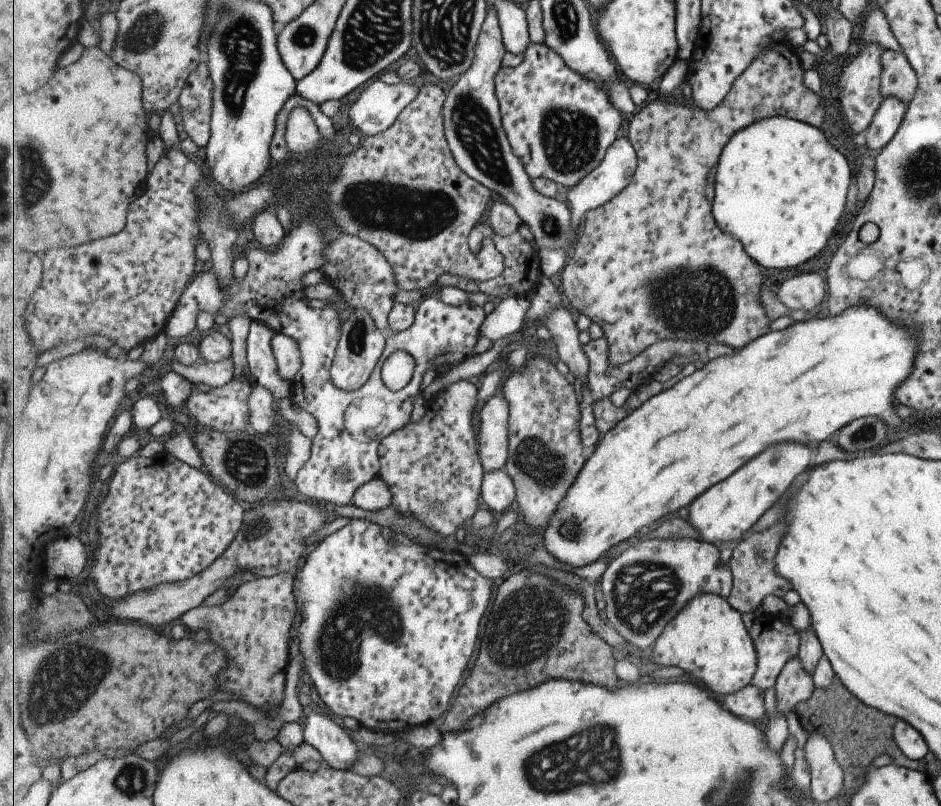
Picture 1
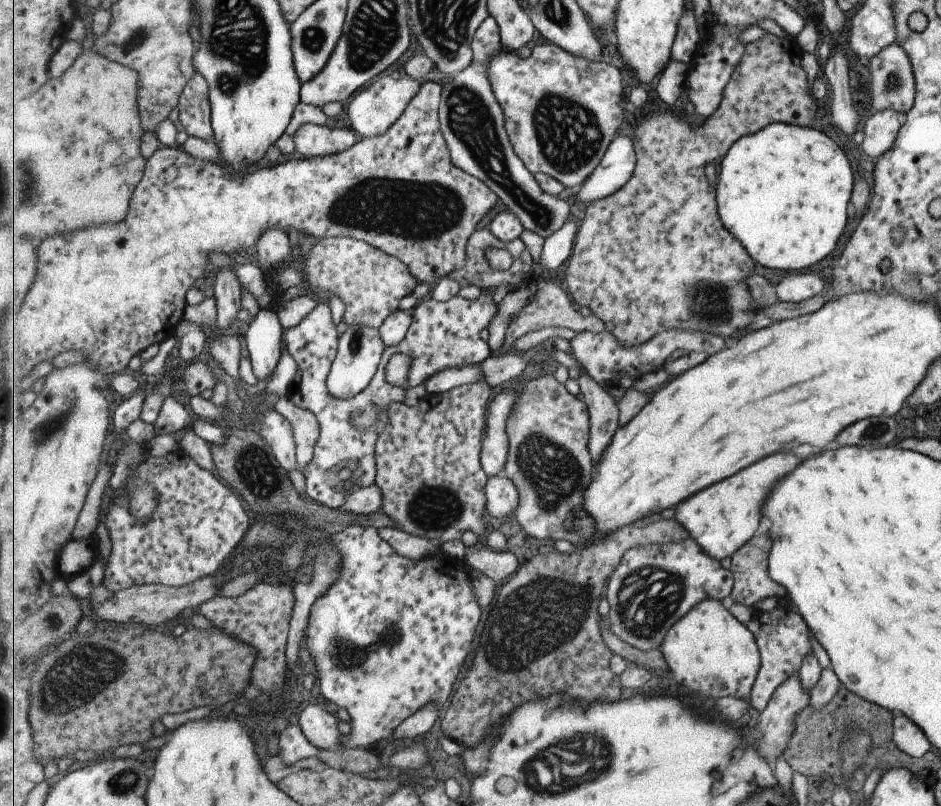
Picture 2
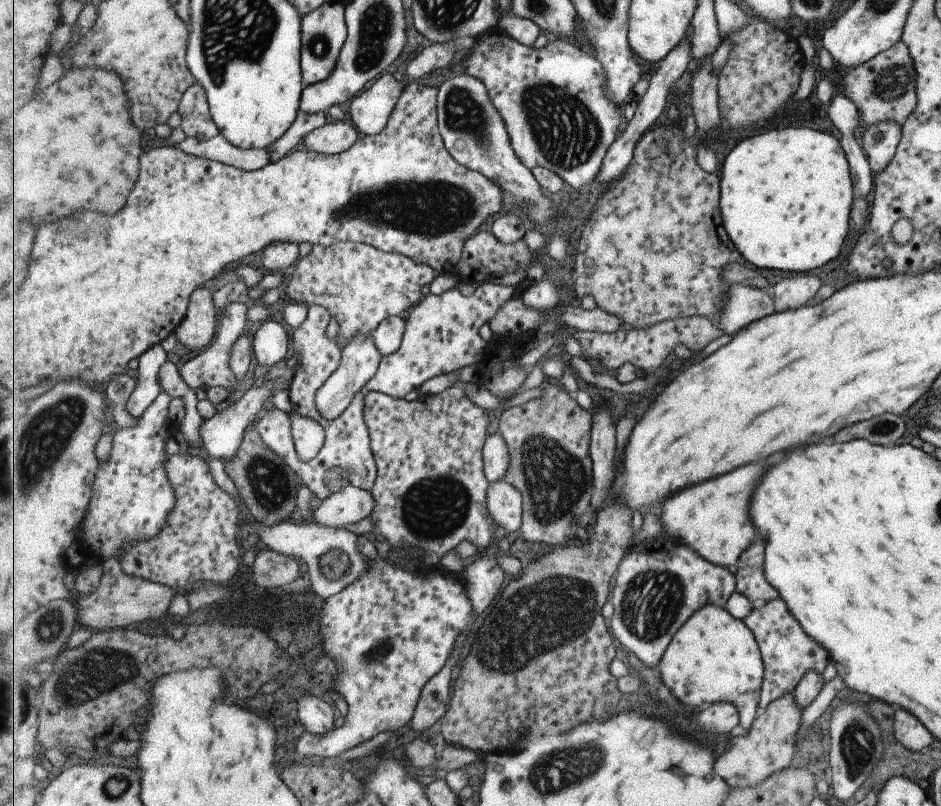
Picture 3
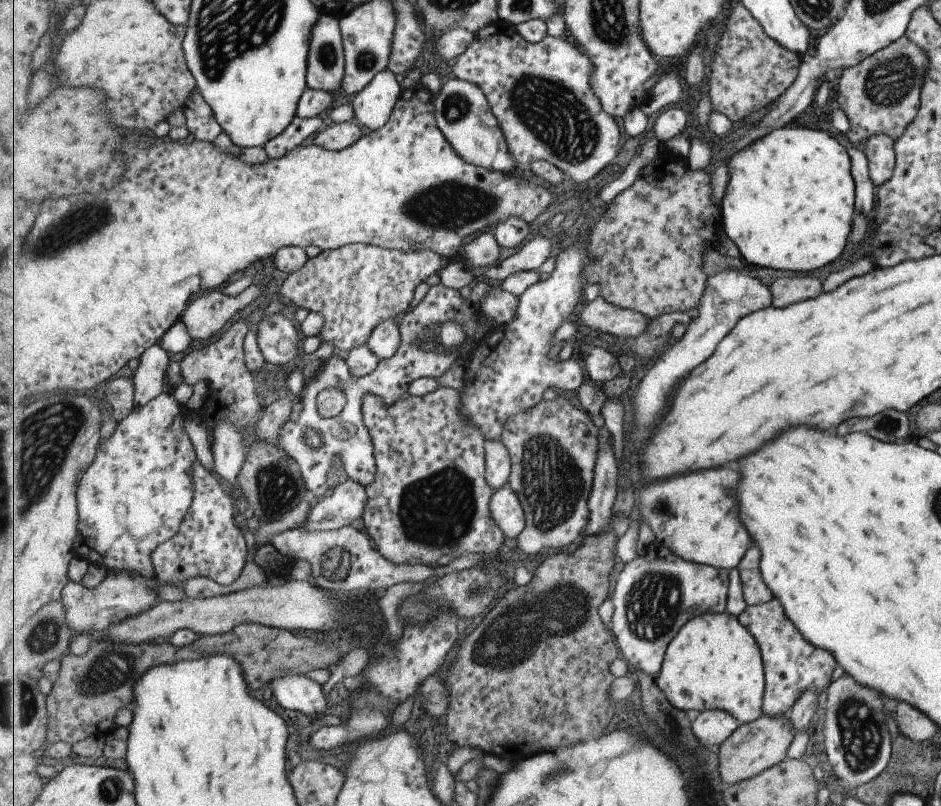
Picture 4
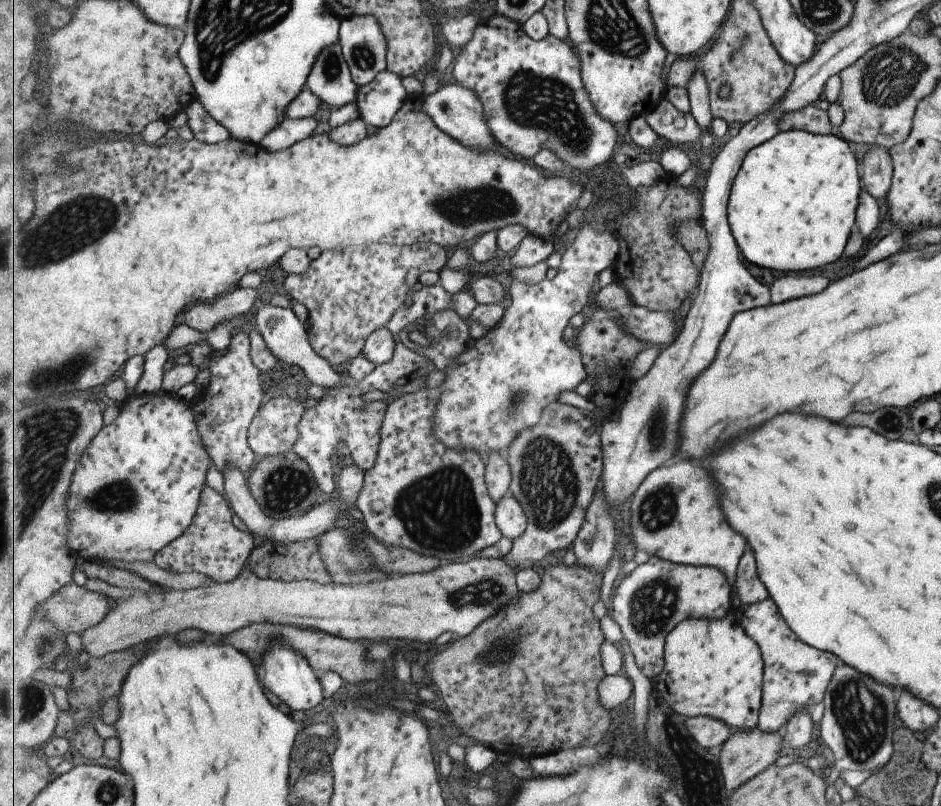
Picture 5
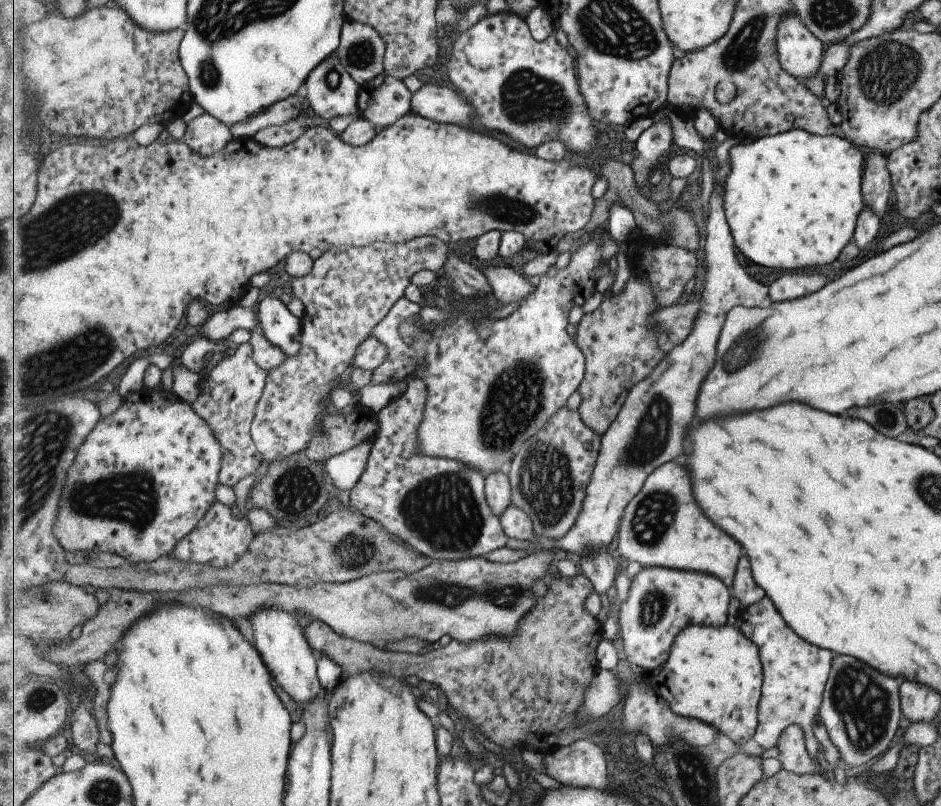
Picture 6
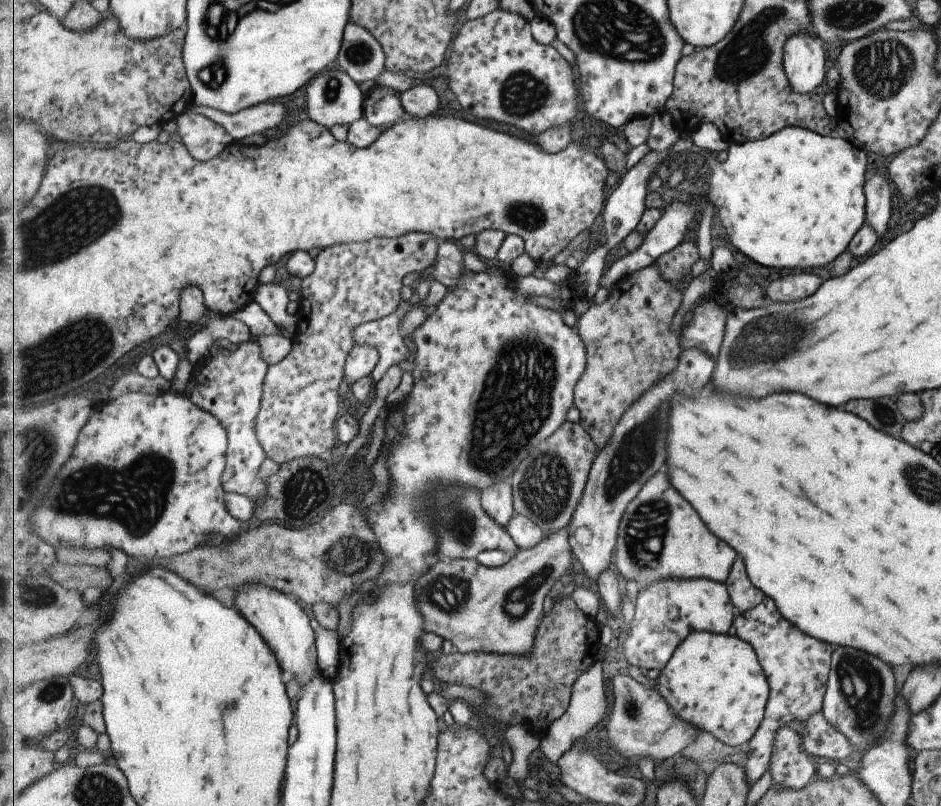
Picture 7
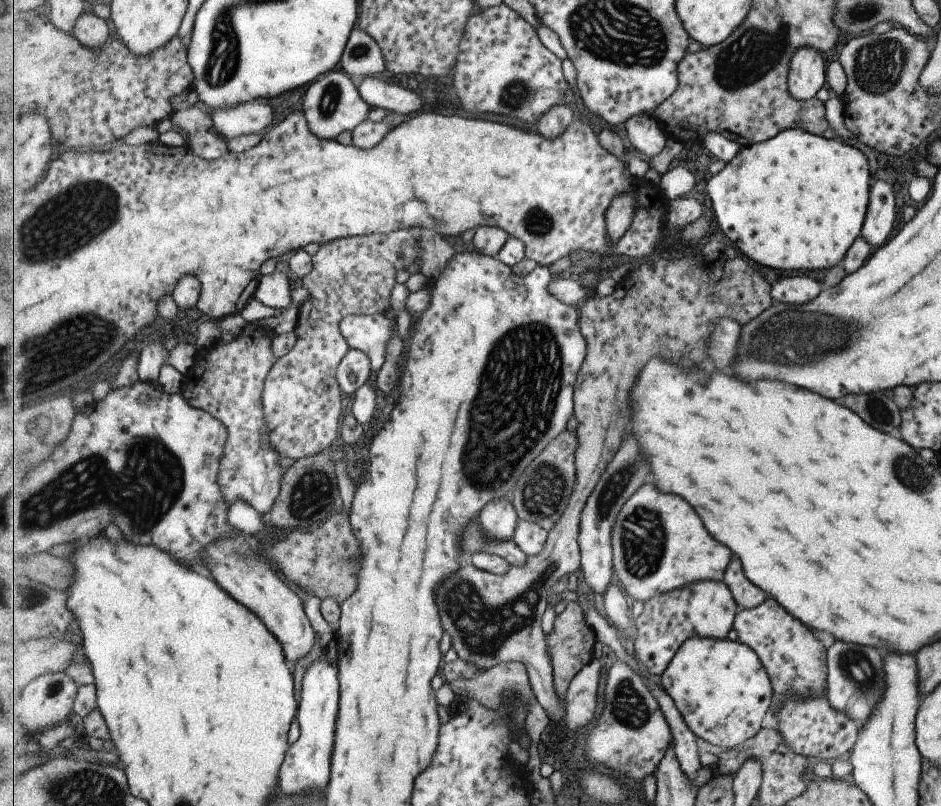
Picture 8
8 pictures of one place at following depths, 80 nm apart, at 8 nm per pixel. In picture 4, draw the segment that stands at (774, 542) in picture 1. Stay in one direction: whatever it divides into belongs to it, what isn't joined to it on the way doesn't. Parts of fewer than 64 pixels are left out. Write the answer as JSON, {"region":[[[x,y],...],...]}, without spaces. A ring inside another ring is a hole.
{"region":[[[753,546],[738,568],[743,584],[743,597],[748,605],[768,603],[773,599],[771,588],[765,584],[761,576],[759,562],[761,562],[761,550],[759,546]]]}

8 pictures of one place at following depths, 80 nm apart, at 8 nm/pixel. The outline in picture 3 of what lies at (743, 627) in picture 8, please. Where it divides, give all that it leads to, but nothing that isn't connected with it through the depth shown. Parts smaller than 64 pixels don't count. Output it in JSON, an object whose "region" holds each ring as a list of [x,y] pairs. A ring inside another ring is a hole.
{"region":[[[773,599],[766,605],[753,608],[744,621],[758,640],[766,667],[760,690],[761,712],[771,704],[772,700],[786,692],[791,693],[806,670],[816,670],[821,675],[825,663],[829,662],[827,651],[805,634],[798,620],[787,610],[782,599]]]}

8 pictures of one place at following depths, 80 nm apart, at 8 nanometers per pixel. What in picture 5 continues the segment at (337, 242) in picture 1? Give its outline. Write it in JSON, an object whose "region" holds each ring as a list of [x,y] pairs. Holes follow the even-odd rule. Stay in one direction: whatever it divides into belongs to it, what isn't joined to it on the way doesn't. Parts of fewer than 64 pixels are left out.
{"region":[[[372,242],[359,247],[337,247],[322,251],[306,273],[289,274],[284,288],[290,297],[307,308],[308,320],[312,324],[308,337],[317,354],[326,358],[335,368],[347,368],[351,360],[363,352],[367,339],[375,331],[387,326],[394,314],[411,300],[414,295],[413,286],[417,284],[419,276],[423,272],[440,273],[449,256],[449,250],[435,243],[399,246]]]}

